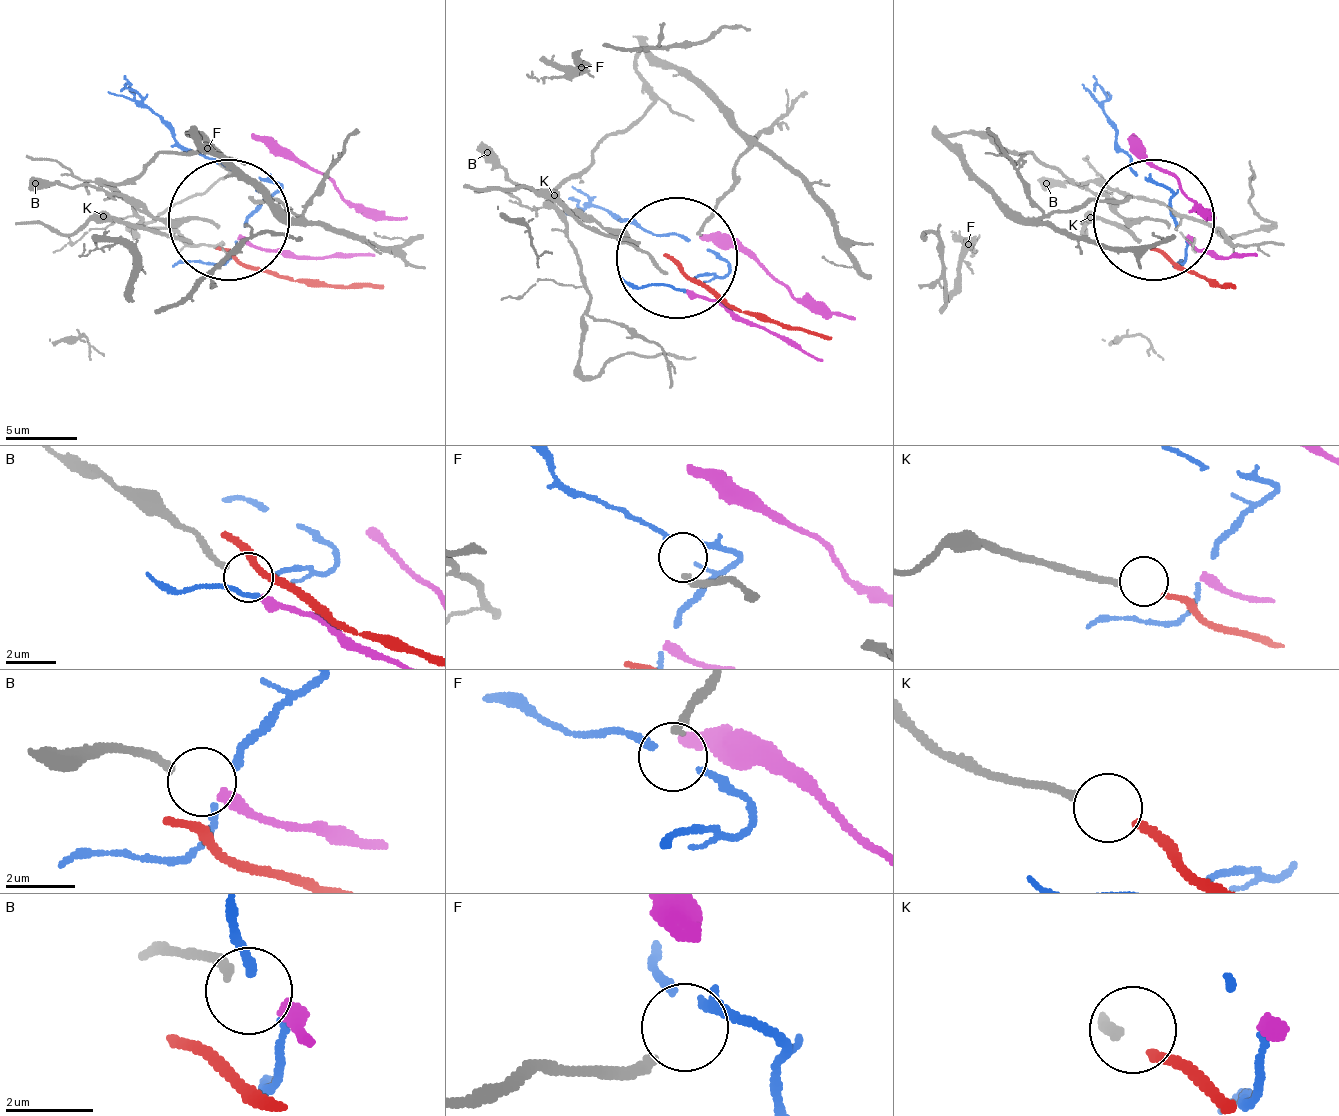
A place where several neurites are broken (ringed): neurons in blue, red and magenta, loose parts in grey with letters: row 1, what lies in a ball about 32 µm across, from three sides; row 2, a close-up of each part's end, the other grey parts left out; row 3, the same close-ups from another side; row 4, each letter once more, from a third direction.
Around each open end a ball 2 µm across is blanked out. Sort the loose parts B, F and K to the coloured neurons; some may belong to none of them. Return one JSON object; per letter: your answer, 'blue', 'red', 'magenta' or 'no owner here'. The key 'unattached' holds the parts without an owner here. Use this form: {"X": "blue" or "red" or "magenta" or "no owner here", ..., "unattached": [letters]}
{"B": "magenta", "F": "blue", "K": "red", "unattached": []}

